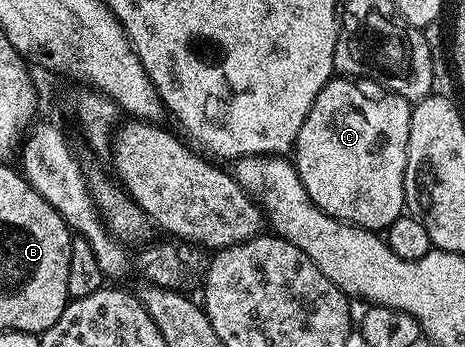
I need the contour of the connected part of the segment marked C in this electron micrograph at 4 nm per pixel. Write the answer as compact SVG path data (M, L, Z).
M333 77L321 89L321 93L317 93L317 97L309 109L309 117L305 117L305 125L301 125L301 133L297 133L297 137L295 138L293 162L296 173L301 177L301 181L305 185L305 193L309 193L309 197L325 213L329 213L334 219L344 223L353 223L357 227L363 227L366 231L383 233L405 211L405 204L403 202L403 178L405 177L405 157L407 156L407 146L409 145L409 121L411 120L412 104L408 103L398 93L383 93L387 95L381 96L380 99L374 99L373 96L366 95L355 83L358 82L352 81L347 77Z

